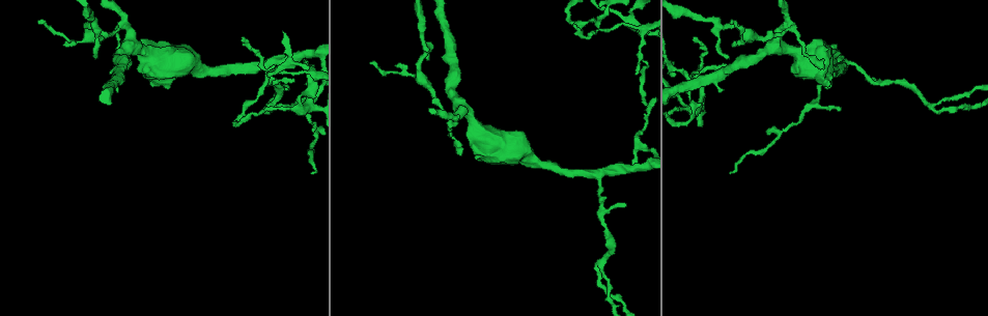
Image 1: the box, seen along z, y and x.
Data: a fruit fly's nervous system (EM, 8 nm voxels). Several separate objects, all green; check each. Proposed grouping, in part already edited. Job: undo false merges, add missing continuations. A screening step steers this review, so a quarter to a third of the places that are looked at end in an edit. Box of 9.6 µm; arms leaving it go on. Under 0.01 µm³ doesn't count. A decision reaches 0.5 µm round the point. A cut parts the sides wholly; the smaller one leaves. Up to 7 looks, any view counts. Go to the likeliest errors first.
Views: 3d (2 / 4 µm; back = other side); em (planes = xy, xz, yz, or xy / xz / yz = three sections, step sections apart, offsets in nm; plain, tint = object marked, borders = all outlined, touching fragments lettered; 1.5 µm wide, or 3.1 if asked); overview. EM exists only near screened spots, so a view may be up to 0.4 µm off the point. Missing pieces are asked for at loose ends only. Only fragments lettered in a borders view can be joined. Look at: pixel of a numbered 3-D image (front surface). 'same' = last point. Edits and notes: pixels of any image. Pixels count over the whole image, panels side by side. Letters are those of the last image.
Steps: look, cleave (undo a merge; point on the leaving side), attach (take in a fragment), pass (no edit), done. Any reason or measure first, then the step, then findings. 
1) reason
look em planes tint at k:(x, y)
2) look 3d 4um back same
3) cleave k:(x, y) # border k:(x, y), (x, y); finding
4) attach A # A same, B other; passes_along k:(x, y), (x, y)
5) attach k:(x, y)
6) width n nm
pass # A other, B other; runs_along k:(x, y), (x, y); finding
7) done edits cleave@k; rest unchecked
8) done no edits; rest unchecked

an open end
look 3d 4um back at 1:(293, 80)

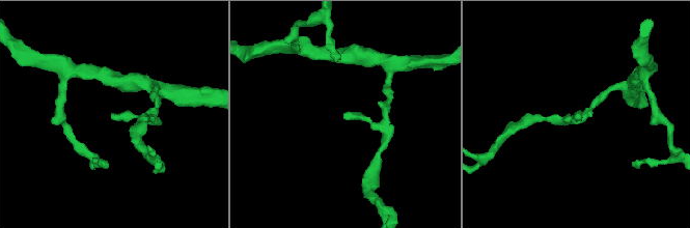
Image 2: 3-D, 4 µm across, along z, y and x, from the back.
look em planes borders at 2:(345, 114)

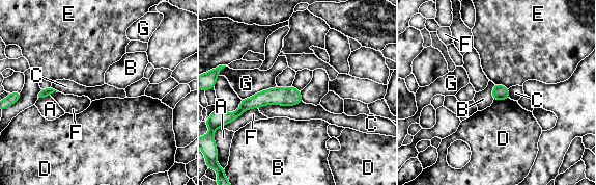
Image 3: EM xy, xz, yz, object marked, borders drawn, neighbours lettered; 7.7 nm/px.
pass # A other, B other, C other, D other, E other, F other, G other; border 3:(494, 84), (492, 87), (492, 99); none of them fits

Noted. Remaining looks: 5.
abrupt turn
look em yz step 8 tint at 1:(460, 114)

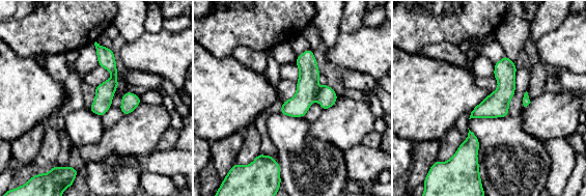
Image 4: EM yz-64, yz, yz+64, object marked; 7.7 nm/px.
another direction
look em planes borders same

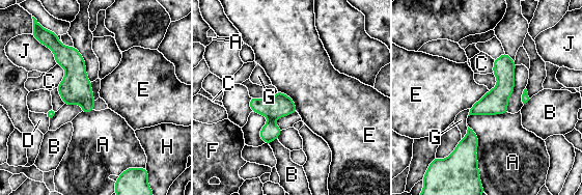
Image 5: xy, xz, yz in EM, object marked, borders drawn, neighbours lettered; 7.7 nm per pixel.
longest_contact A 460 nm
cleave 5:(270, 132) # A other, B other, C other, D other, E other, F other, G other, H other, J other; border 5:(269, 119), (273, 121); two neurons meet here

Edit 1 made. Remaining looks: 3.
done edits cleave@5; rest unchecked

